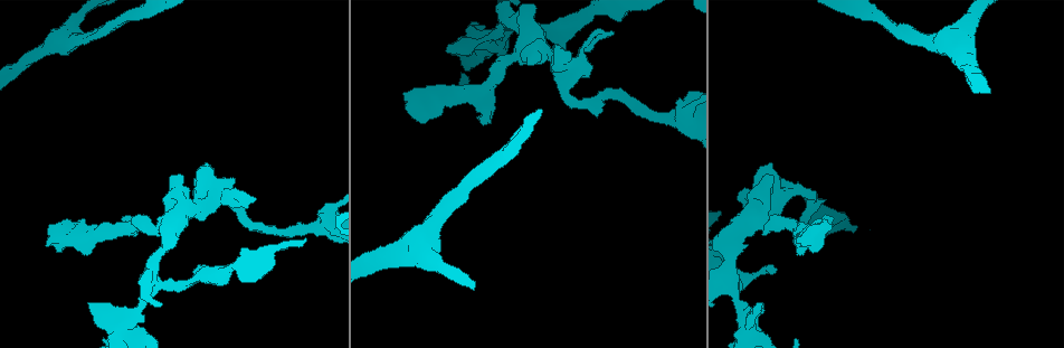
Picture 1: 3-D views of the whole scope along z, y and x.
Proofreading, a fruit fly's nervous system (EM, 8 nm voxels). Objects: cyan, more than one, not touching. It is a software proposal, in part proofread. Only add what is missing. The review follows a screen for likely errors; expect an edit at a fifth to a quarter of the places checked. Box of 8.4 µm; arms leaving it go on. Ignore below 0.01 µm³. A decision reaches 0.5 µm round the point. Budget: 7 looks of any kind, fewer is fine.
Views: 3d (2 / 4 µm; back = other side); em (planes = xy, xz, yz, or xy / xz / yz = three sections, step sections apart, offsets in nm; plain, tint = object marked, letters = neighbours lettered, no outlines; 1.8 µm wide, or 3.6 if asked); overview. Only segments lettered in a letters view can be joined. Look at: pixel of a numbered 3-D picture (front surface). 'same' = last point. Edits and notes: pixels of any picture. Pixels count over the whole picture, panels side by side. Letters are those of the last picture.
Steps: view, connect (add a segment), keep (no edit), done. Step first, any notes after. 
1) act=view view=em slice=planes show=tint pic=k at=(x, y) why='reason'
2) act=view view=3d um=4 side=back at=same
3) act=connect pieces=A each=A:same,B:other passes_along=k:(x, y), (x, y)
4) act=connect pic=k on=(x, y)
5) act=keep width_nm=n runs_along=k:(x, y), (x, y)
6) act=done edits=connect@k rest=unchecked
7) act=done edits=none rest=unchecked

act=view view=em slice=yz step=8 show=plain pic=1 at=(81, 221) why='thick end'

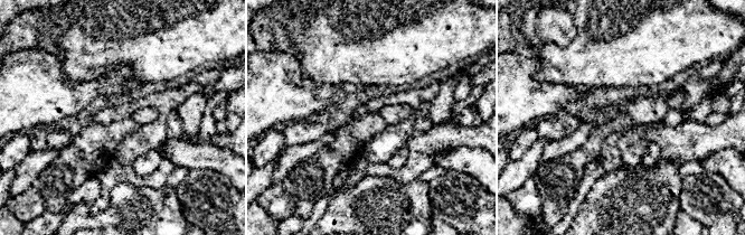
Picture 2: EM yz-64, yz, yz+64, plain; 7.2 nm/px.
act=view view=em slice=yz step=8 show=letters at=same why='see the neighbours'

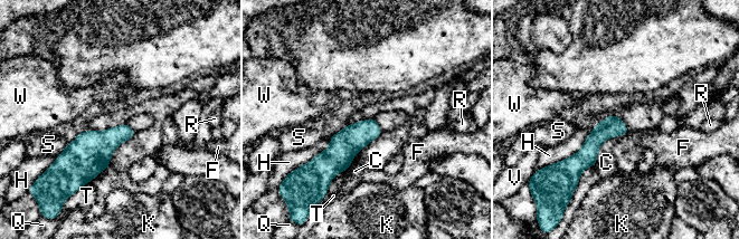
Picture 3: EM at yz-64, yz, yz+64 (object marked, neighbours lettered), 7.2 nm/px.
act=keep each=C:other,F:other,H:other,K:other,Q:other,R:other,S:other,T:other,V:other,W:other border=3:(622, 134), (599, 146), (594, 165) found='none of them fits'

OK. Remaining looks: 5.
act=view view=3d um=2 pic=1 at=(121, 333) why='abrupt turn'

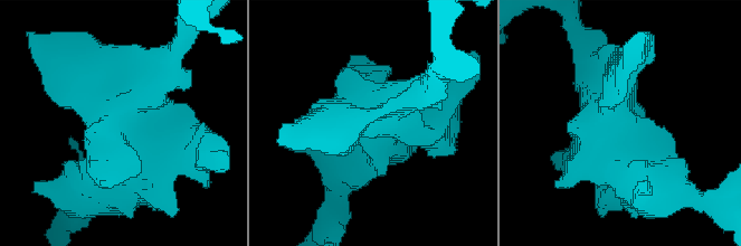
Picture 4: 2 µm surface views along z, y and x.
act=view view=em slice=planes show=letters pic=4 at=(616, 129) why='shape alone is not enough'

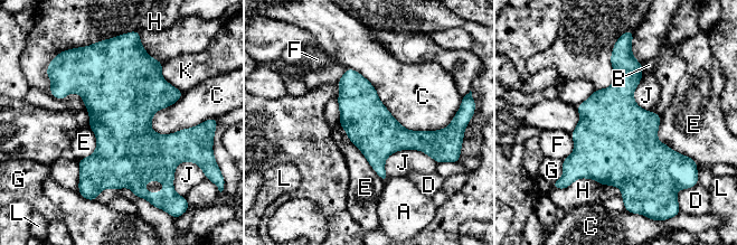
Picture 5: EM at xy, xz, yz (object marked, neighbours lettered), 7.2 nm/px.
act=keep width_nm=340 each=A:other,B:other,C:other,D:other,E:other,F:other,G:other,H:other,J:other,K:other,L:other border=5:(348, 67), (405, 128), (446, 128) found='no lettered segment goes on from it'

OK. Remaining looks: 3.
act=view view=3d um=4 pic=1 at=(324, 221) why='calibre changes'

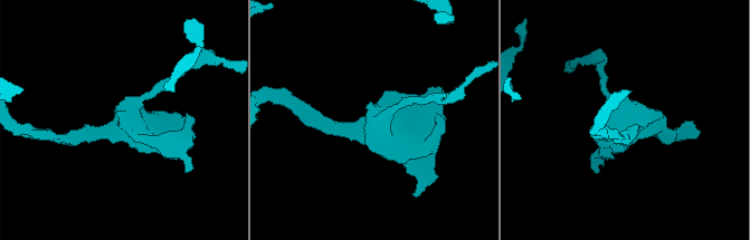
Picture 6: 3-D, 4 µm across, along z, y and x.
act=view view=em slice=xz step=8 show=tint pic=6 at=(627, 124) arms=4

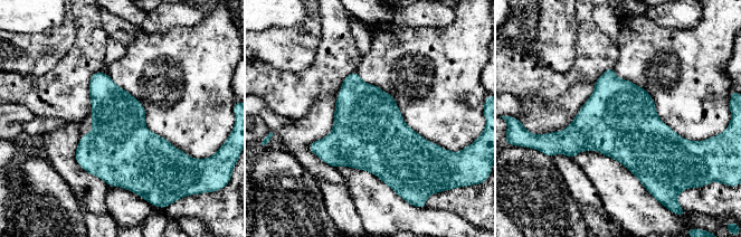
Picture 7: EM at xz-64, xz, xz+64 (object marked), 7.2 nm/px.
act=view view=em slice=planes show=letters at=same why='cut it another way'

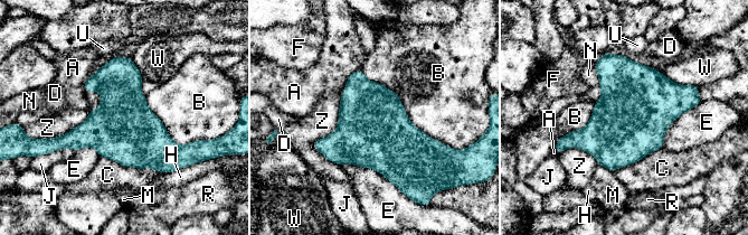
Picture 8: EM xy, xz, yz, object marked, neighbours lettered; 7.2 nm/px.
act=keep each=A:other,B:other,C:other,D:other,E:other,F:other,H:other,J:other,M:other,N:other,R:other,U:other,W:other,Z:other border=8:(360, 69), (447, 144) found='no lettered segment goes on from it'

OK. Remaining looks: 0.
act=done edits=none rest=unchecked

